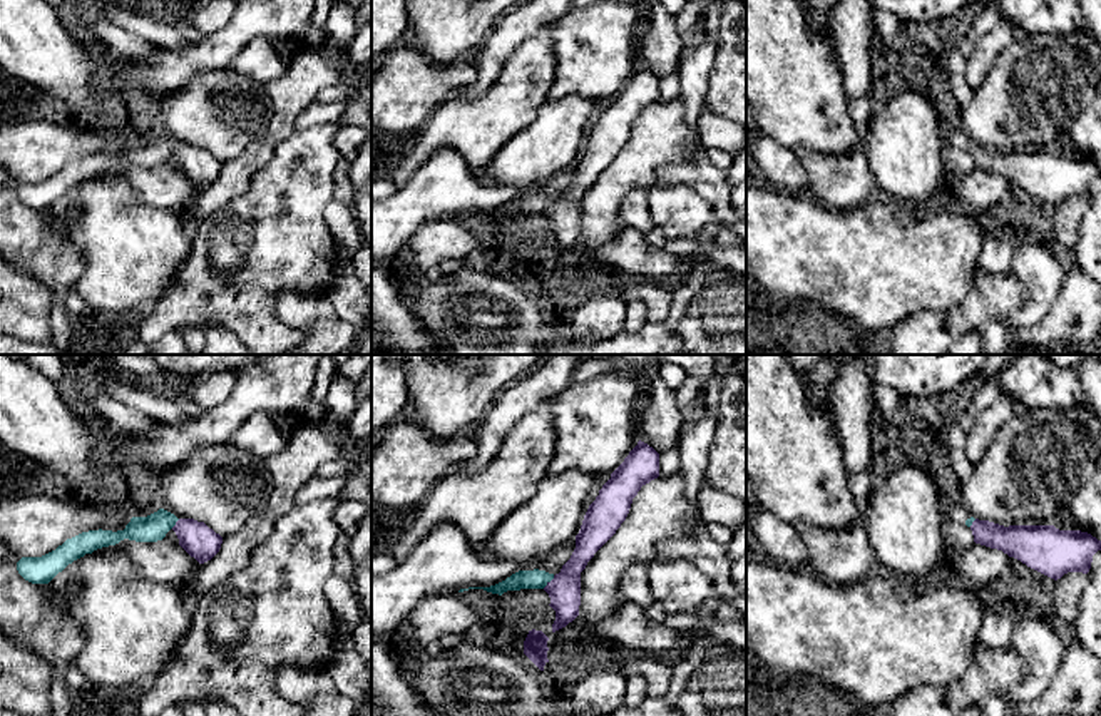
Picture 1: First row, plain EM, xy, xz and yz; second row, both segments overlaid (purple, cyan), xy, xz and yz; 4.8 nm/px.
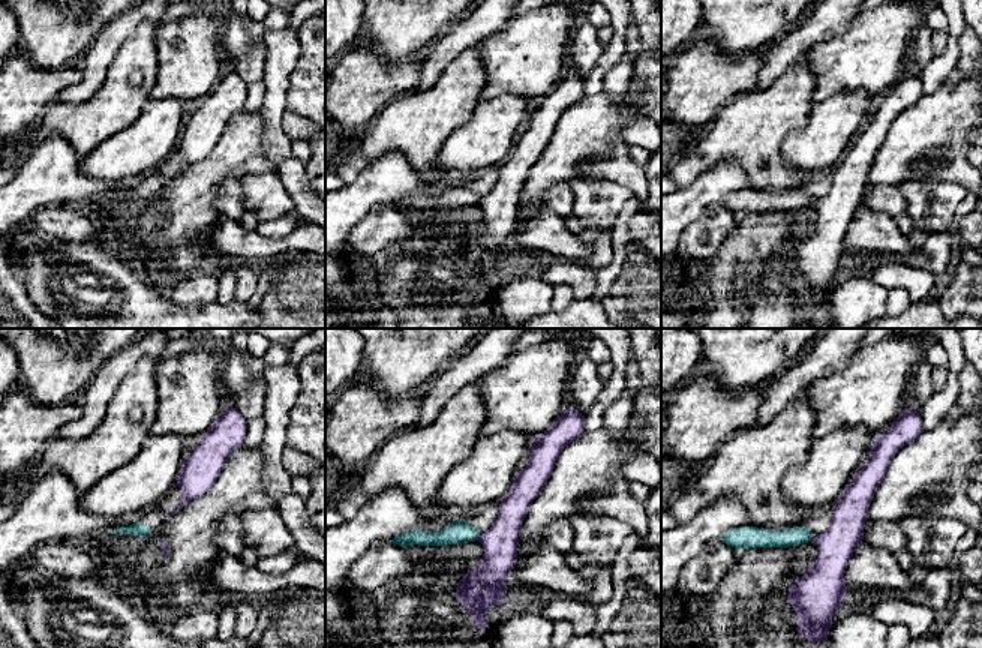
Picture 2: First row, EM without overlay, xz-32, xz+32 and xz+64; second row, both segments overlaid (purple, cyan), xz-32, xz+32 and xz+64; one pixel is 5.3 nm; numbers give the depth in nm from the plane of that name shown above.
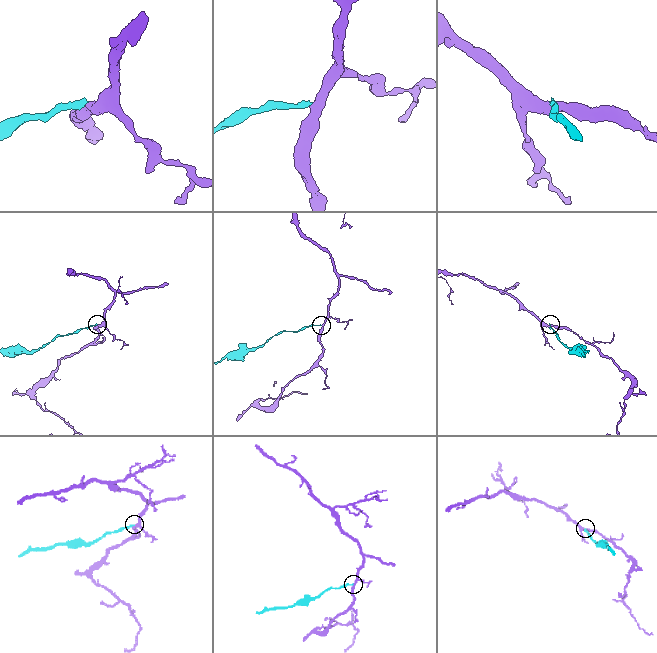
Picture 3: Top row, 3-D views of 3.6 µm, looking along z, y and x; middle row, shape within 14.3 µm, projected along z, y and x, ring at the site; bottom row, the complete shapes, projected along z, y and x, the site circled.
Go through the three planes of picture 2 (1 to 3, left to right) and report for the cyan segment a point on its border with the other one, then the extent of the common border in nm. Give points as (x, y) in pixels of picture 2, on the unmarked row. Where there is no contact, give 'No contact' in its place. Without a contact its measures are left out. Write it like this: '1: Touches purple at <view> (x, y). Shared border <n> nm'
1: No contact
2: Touches purple at xz+32 (480, 200). Shared border 50 nm
3: No contact

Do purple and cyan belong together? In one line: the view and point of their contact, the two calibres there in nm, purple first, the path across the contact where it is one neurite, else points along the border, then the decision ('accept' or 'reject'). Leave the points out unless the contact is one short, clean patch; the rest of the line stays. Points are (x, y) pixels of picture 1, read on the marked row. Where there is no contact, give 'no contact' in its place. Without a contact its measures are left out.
contact xz (547, 583); calibres 160 and 100 nm; border xz (554, 576), (542, 588); reject

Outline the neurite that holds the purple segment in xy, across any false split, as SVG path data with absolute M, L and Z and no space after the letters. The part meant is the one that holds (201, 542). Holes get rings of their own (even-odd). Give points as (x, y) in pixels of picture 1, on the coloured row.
M179 519L172 530L179 539L179 545L199 564L211 560L223 544L219 534L194 519Z

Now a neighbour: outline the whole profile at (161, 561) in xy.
M124 539L115 545L102 547L94 552L105 555L122 552L136 564L144 577L171 586L192 579L201 565L181 545L167 540L136 542Z

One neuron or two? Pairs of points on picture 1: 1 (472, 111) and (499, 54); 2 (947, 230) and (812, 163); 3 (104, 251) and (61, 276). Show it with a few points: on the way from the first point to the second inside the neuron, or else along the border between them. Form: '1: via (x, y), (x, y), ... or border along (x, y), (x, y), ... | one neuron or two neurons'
1: border along (504, 66), (482, 94), (452, 97) | two neurons
2: border along (867, 203), (845, 209), (829, 208) | two neurons
3: border along (62, 230), (82, 258), (82, 273), (76, 285) | two neurons

